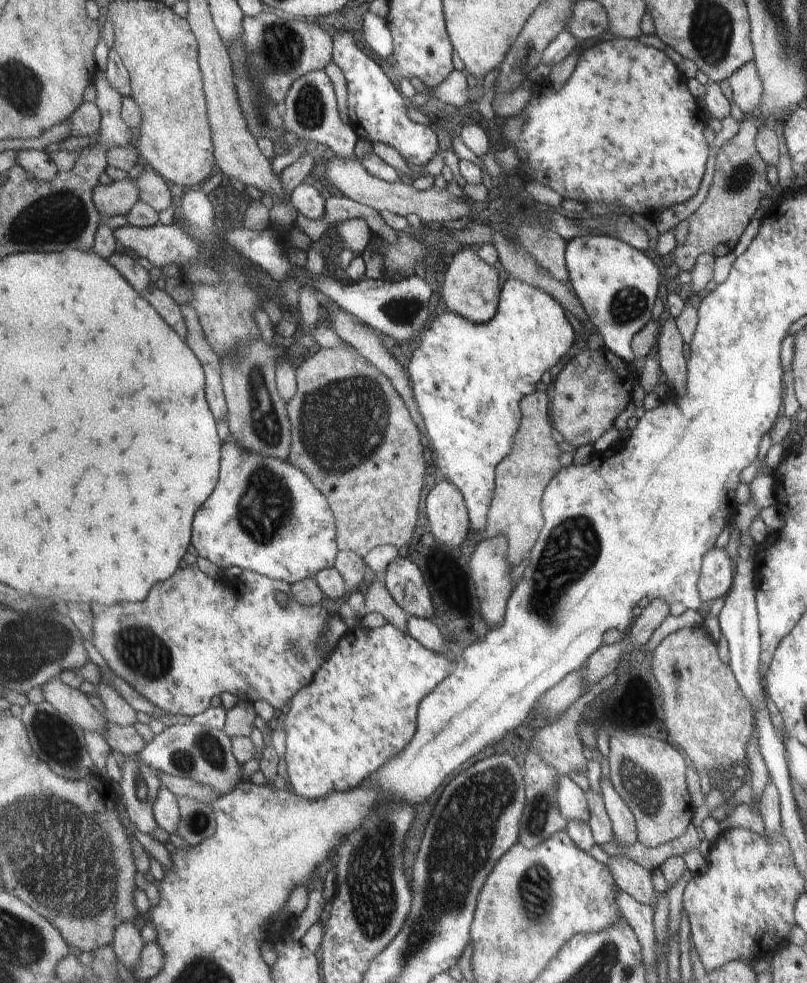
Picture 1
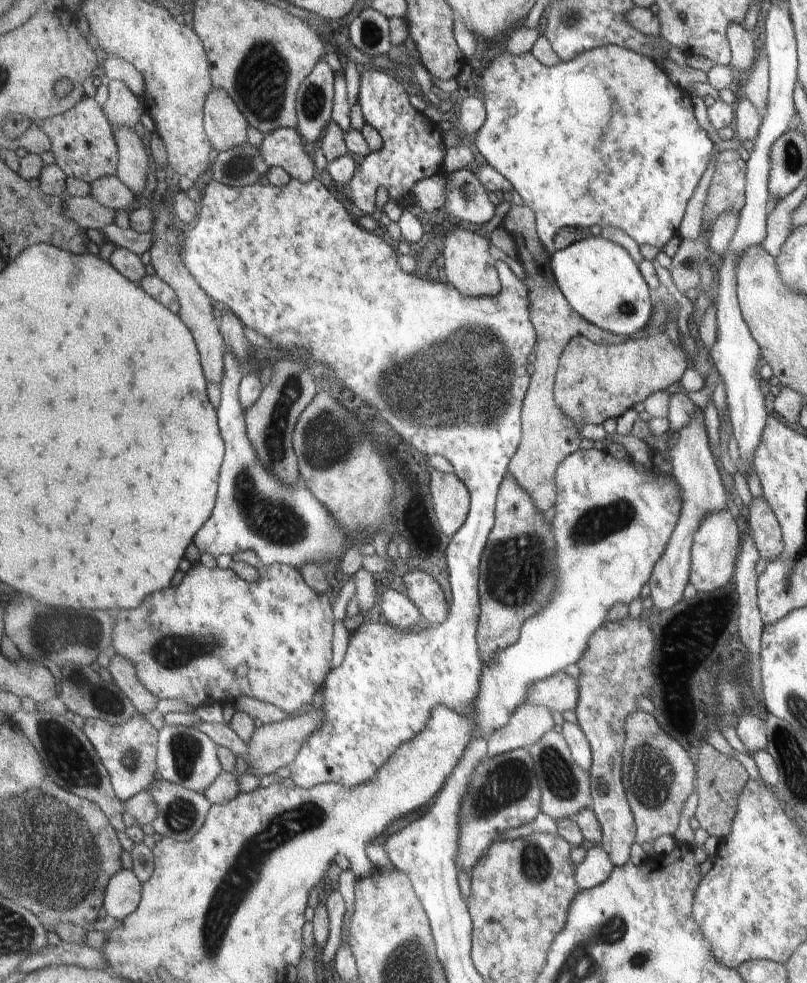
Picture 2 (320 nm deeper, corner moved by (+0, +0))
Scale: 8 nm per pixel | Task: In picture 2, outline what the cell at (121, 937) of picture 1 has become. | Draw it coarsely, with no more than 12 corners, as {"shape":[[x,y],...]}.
{"shape":[[121,869],[106,890],[104,909],[122,921],[142,902],[142,884]]}

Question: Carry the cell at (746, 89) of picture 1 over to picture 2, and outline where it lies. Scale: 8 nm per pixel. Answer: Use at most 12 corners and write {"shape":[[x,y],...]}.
{"shape":[[740,24],[726,26],[730,68],[742,77],[756,57],[754,35]]}

